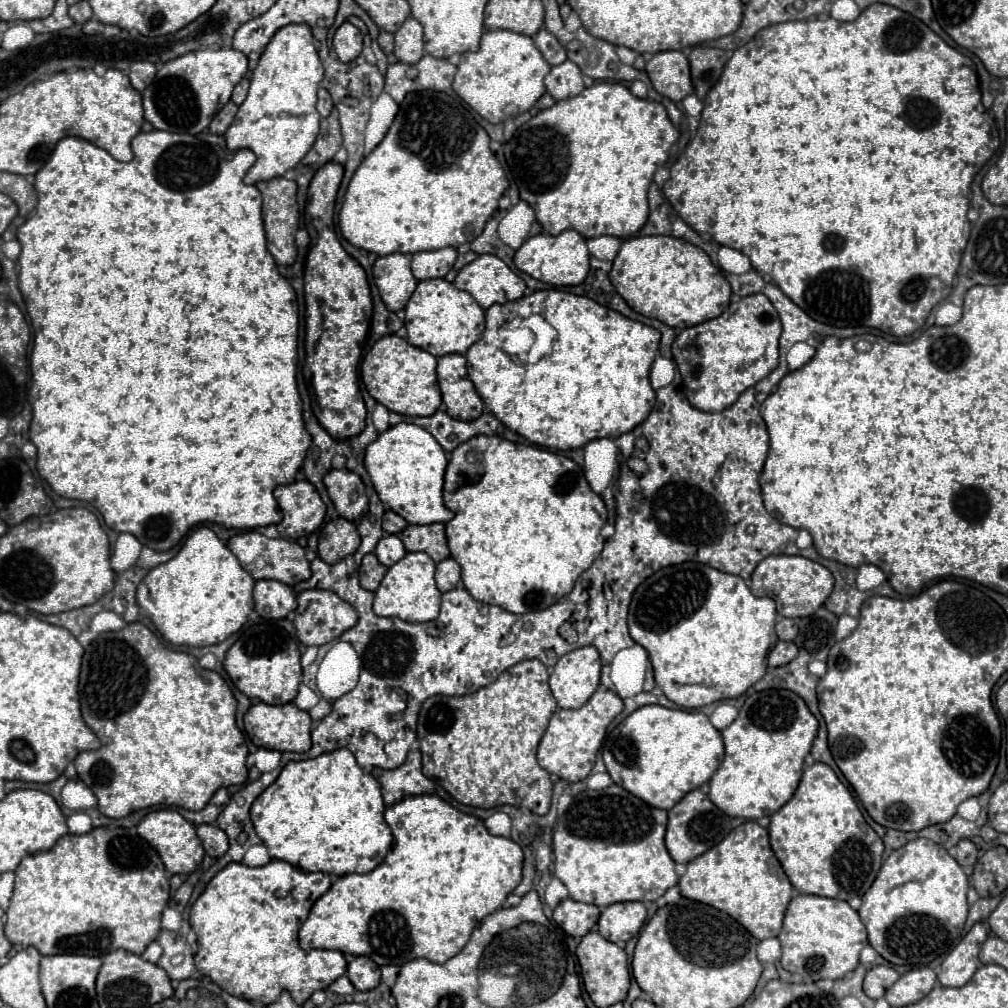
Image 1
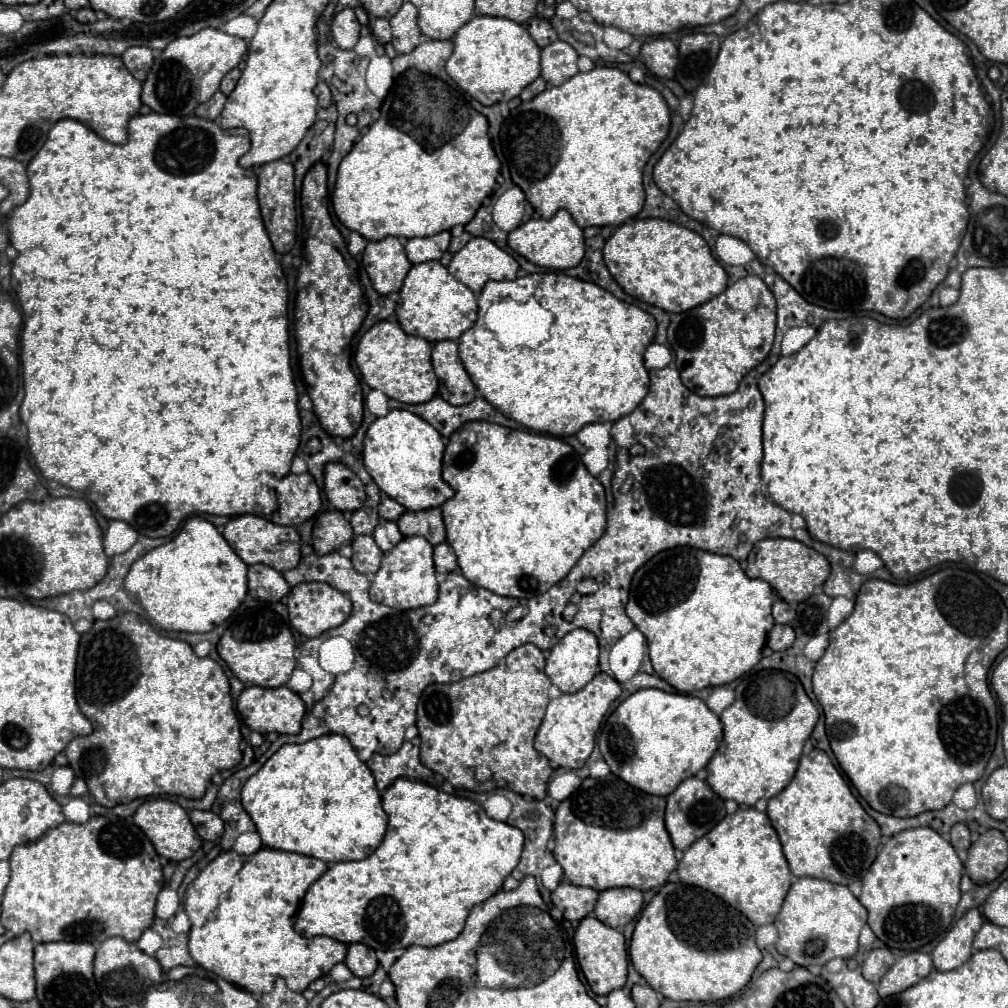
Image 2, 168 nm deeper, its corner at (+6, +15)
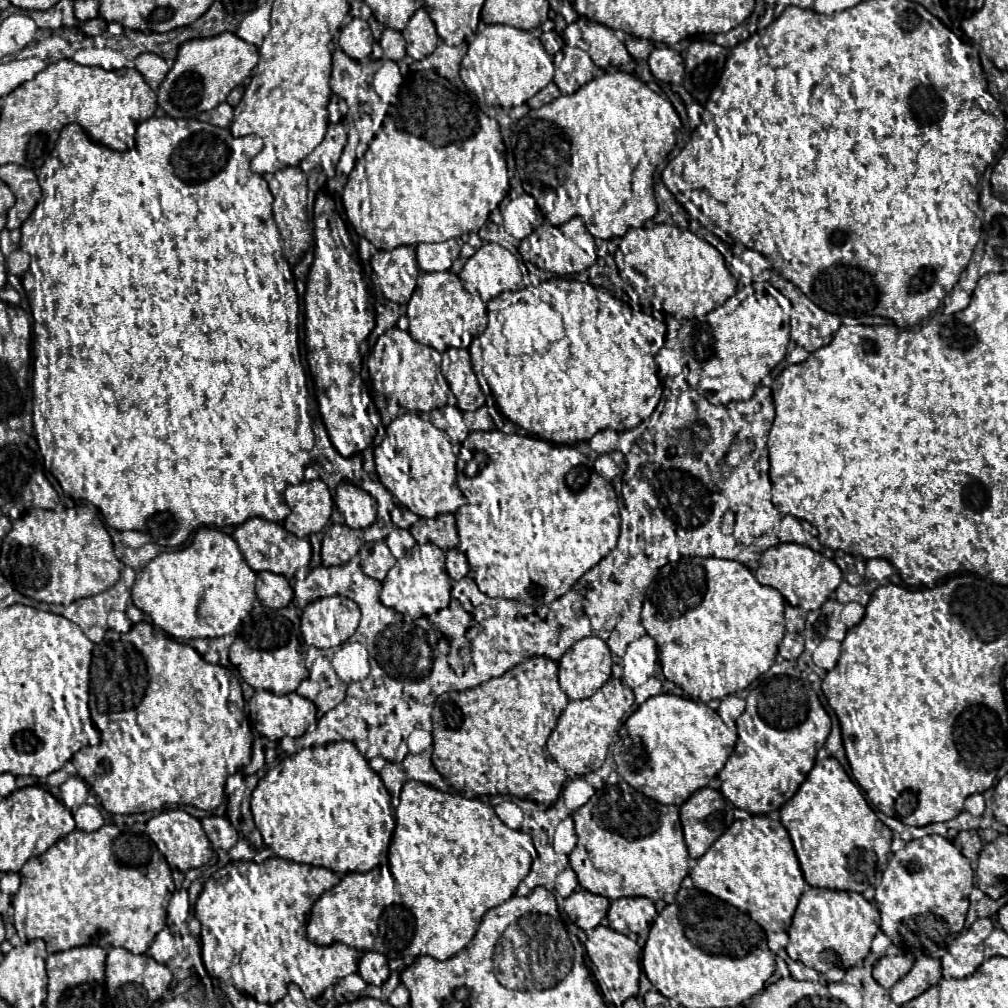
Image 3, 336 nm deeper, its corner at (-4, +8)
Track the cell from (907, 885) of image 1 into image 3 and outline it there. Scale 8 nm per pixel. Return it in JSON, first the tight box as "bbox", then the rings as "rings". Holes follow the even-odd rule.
{"bbox":[875,835,975,955],"rings":[[[927,835],[909,841],[897,851],[881,883],[875,887],[875,907],[881,913],[881,930],[903,953],[935,955],[945,951],[965,925],[967,893],[975,885],[975,873],[961,849],[941,837]]]}

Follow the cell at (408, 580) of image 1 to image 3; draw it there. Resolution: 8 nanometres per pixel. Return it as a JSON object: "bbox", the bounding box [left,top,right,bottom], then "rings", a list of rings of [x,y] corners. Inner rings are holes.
{"bbox":[381,543,451,619],"rings":[[[425,543],[415,545],[401,559],[397,559],[395,567],[387,573],[387,579],[383,581],[381,603],[389,609],[395,609],[403,617],[413,619],[445,609],[451,601],[449,591],[451,591],[451,579],[445,571],[445,553],[433,543]]]}

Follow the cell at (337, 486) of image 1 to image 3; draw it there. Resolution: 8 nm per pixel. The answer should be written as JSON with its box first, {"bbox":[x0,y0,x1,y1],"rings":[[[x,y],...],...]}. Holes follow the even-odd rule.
{"bbox":[335,483,377,529],"rings":[[[341,483],[335,491],[335,505],[339,513],[345,517],[345,523],[353,529],[369,527],[377,517],[377,503],[363,489]]]}

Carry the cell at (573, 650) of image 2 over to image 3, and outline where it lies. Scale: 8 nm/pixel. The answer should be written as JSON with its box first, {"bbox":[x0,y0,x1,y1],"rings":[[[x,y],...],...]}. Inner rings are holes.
{"bbox":[559,635,611,699],"rings":[[[595,635],[579,639],[559,661],[559,687],[569,699],[589,699],[611,675],[611,651]]]}

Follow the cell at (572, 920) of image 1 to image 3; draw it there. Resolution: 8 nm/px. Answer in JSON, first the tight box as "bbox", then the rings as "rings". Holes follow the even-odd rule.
{"bbox":[563,889,609,929],"rings":[[[575,889],[563,901],[563,911],[567,917],[581,929],[593,929],[607,915],[609,899],[601,895],[593,895],[585,889]]]}

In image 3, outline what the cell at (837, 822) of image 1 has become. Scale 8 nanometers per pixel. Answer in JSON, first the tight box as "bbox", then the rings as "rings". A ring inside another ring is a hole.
{"bbox":[781,757,893,893],"rings":[[[829,757],[829,759],[819,759],[815,763],[813,771],[809,773],[809,777],[801,785],[801,789],[783,805],[781,823],[789,831],[789,837],[791,837],[791,843],[795,847],[797,859],[801,863],[805,881],[811,887],[865,893],[865,889],[869,885],[877,885],[881,881],[881,875],[887,867],[887,859],[891,853],[893,835],[875,817],[875,813],[871,813],[859,787],[849,779],[849,775],[843,771],[843,767],[837,763],[837,759]]]}

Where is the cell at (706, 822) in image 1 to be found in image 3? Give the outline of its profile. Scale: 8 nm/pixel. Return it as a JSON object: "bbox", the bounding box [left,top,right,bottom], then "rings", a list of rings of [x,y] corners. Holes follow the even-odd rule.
{"bbox":[681,787,733,857],"rings":[[[709,787],[699,789],[681,807],[681,825],[687,841],[689,855],[701,857],[713,841],[733,825],[733,805],[723,799],[719,791]]]}

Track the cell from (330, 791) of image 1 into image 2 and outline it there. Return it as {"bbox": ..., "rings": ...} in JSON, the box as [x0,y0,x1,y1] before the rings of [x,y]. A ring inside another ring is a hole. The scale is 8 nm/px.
{"bbox":[241,734,387,862],"rings":[[[329,734],[329,736],[319,736],[313,740],[307,740],[303,744],[283,744],[261,768],[257,774],[253,774],[241,788],[241,804],[247,810],[247,814],[251,816],[251,820],[257,826],[257,832],[263,840],[263,846],[273,848],[273,850],[285,850],[285,852],[299,852],[305,856],[313,856],[319,858],[323,862],[347,862],[347,860],[363,860],[367,858],[383,840],[385,830],[387,830],[387,814],[381,806],[381,794],[375,786],[375,778],[371,774],[371,770],[367,768],[365,762],[361,762],[357,758],[357,752],[353,750],[353,746],[349,744],[349,740],[341,734]]]}

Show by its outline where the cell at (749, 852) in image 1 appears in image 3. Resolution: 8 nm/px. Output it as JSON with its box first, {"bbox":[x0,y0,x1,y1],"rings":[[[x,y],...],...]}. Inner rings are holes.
{"bbox":[689,815,809,953],"rings":[[[767,815],[735,821],[697,859],[689,877],[697,889],[715,895],[759,923],[767,933],[768,947],[773,953],[789,943],[785,931],[791,925],[801,895],[809,889],[787,829],[781,823],[773,823]]]}

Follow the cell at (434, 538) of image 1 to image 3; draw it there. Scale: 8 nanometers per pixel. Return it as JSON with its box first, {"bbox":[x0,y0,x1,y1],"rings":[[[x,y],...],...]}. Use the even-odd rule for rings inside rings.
{"bbox":[409,513,459,551],"rings":[[[445,513],[435,519],[419,518],[415,525],[409,527],[409,531],[417,543],[433,543],[443,551],[459,545],[453,513]]]}

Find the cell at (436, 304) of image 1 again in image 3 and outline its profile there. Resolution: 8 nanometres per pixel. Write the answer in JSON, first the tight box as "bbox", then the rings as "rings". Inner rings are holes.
{"bbox":[406,271,487,353],"rings":[[[435,271],[421,273],[413,297],[406,308],[409,321],[409,335],[429,347],[435,347],[439,353],[455,348],[469,347],[473,337],[483,333],[487,325],[487,307],[479,295],[471,295],[463,289],[461,279],[453,271]]]}

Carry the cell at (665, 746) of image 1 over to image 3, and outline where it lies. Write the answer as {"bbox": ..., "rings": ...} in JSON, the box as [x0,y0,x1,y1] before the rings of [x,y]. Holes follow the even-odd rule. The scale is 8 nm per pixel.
{"bbox":[613,695,737,805],"rings":[[[655,695],[641,703],[621,725],[613,743],[617,775],[633,789],[665,805],[683,805],[725,767],[735,751],[737,729],[727,727],[703,701]]]}

